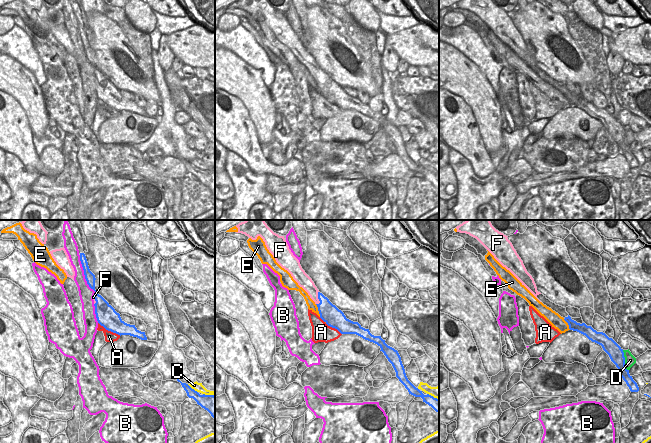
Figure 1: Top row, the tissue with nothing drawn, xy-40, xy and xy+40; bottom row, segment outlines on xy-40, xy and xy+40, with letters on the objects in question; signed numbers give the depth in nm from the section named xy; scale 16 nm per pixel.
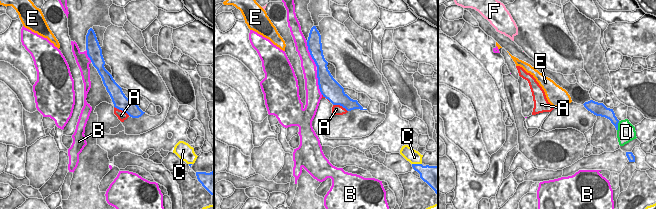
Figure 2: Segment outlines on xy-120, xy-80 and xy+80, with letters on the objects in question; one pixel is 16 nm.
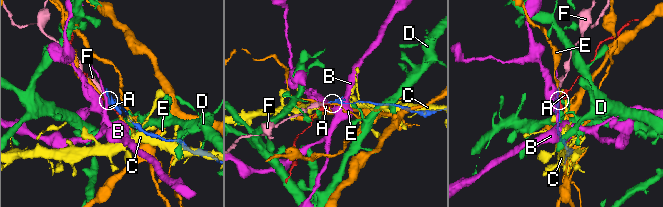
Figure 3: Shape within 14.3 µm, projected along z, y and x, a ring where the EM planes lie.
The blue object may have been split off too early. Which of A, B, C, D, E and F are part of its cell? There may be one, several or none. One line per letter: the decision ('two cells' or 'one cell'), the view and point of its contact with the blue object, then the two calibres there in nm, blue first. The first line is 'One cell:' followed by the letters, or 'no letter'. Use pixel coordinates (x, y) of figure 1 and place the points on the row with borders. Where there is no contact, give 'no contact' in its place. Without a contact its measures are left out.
One cell: F
A: two cells | xy-40 (109, 330) | 320/160 nm
B: two cells | xy-40 (85, 276) | 160/200 nm
C: two cells | xy-40 (191, 388) | 170/140 nm
D: two cells | xy+40 (624, 360) | 240/180 nm
E: two cells | xy (318, 310) | 320/130 nm
F: one cell | xy (318, 298) | 280/190 nm

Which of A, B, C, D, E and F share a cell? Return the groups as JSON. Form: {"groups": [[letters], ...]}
{"groups": [["A"], ["B"], ["C"], ["D"], ["E"], ["F"]]}

